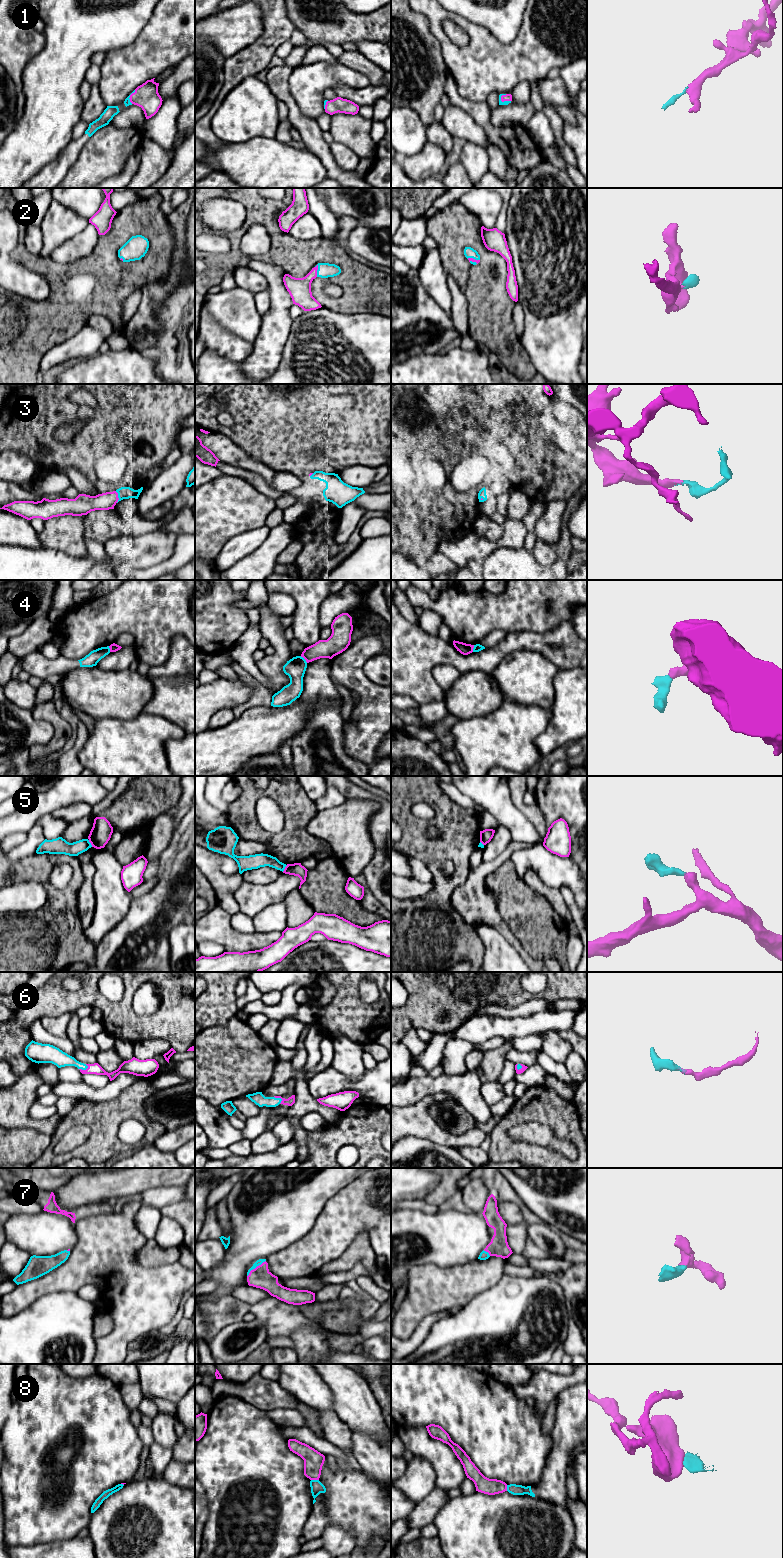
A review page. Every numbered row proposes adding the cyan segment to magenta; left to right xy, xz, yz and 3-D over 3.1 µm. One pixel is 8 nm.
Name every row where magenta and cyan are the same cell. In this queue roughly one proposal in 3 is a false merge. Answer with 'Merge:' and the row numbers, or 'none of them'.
Merge: 1, 2, 3, 6, 7

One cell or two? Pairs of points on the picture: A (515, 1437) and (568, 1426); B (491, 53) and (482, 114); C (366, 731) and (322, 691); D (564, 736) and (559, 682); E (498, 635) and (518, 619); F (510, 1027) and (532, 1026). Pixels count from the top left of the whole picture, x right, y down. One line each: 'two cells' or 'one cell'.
A: two cells
B: two cells
C: two cells
D: one cell
E: two cells
F: one cell

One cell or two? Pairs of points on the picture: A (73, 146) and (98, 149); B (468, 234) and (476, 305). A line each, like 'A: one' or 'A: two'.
A: two
B: one

